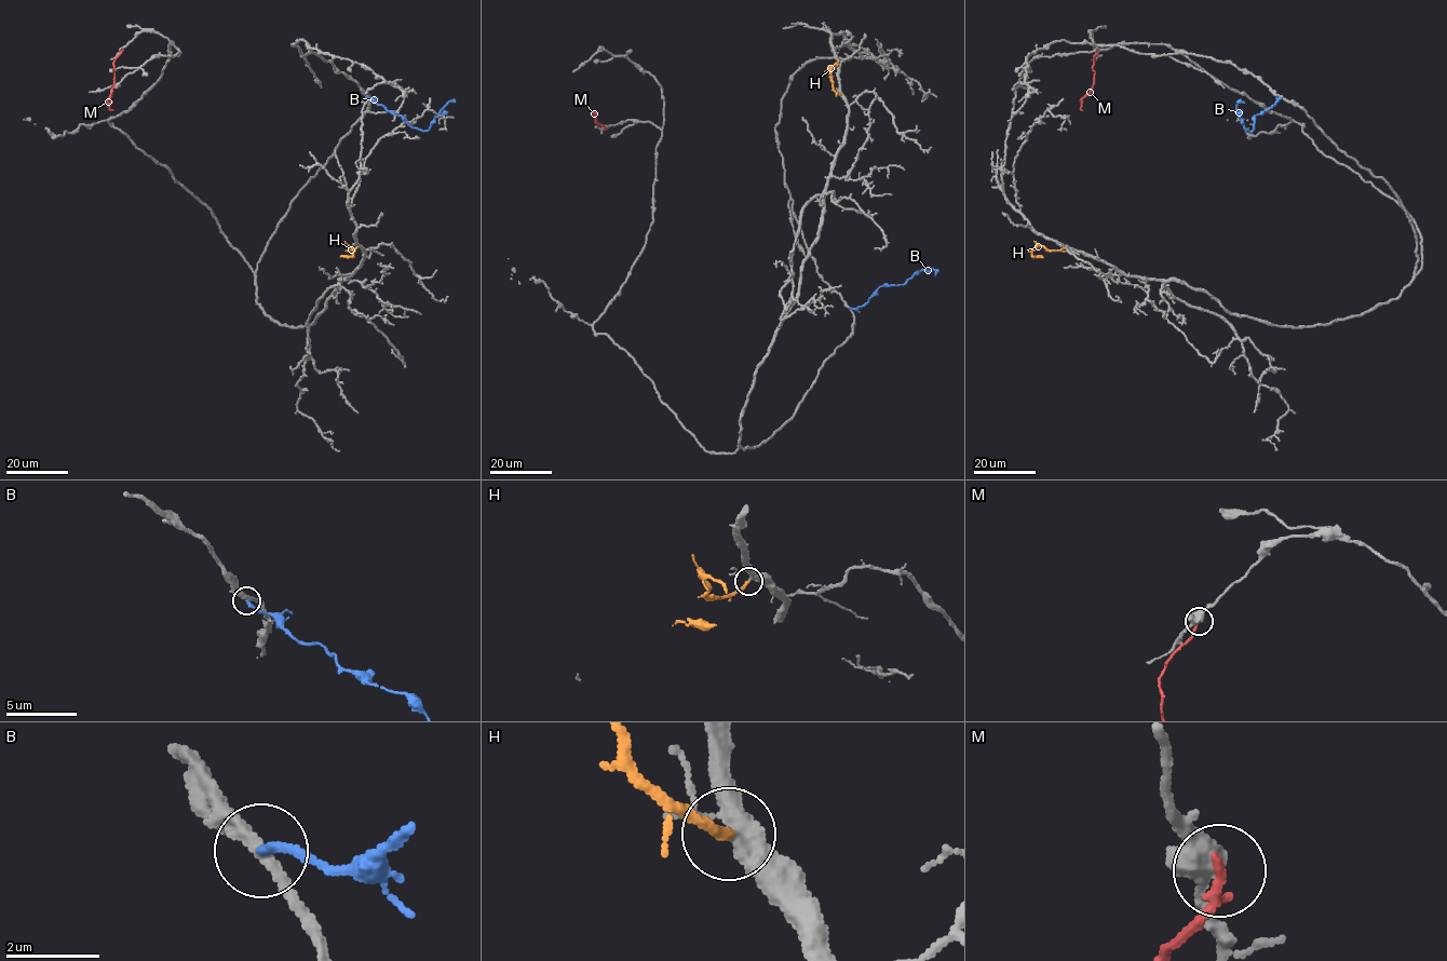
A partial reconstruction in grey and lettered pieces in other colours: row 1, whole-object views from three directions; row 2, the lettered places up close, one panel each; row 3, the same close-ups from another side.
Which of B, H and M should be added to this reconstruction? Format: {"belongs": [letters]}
{"belongs": ["H"]}

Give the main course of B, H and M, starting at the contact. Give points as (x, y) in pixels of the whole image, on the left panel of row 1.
B: (366, 95), (402, 116), (413, 127), (426, 131), (440, 111), (451, 102)
H: (357, 246), (349, 251), (347, 246), (353, 253), (352, 256), (340, 257)
M: (122, 50), (113, 63), (113, 84), (107, 99), (112, 110)

